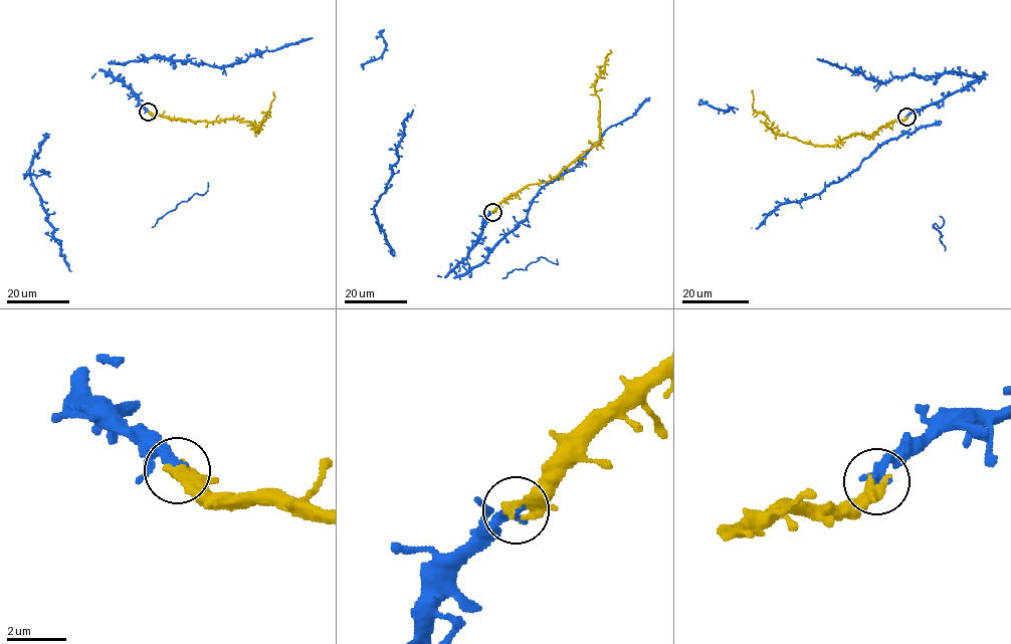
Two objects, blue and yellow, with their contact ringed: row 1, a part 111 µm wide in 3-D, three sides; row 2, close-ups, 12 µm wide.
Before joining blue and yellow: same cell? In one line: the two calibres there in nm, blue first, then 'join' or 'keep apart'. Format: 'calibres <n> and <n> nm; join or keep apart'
calibres 360 and 360 nm; join

